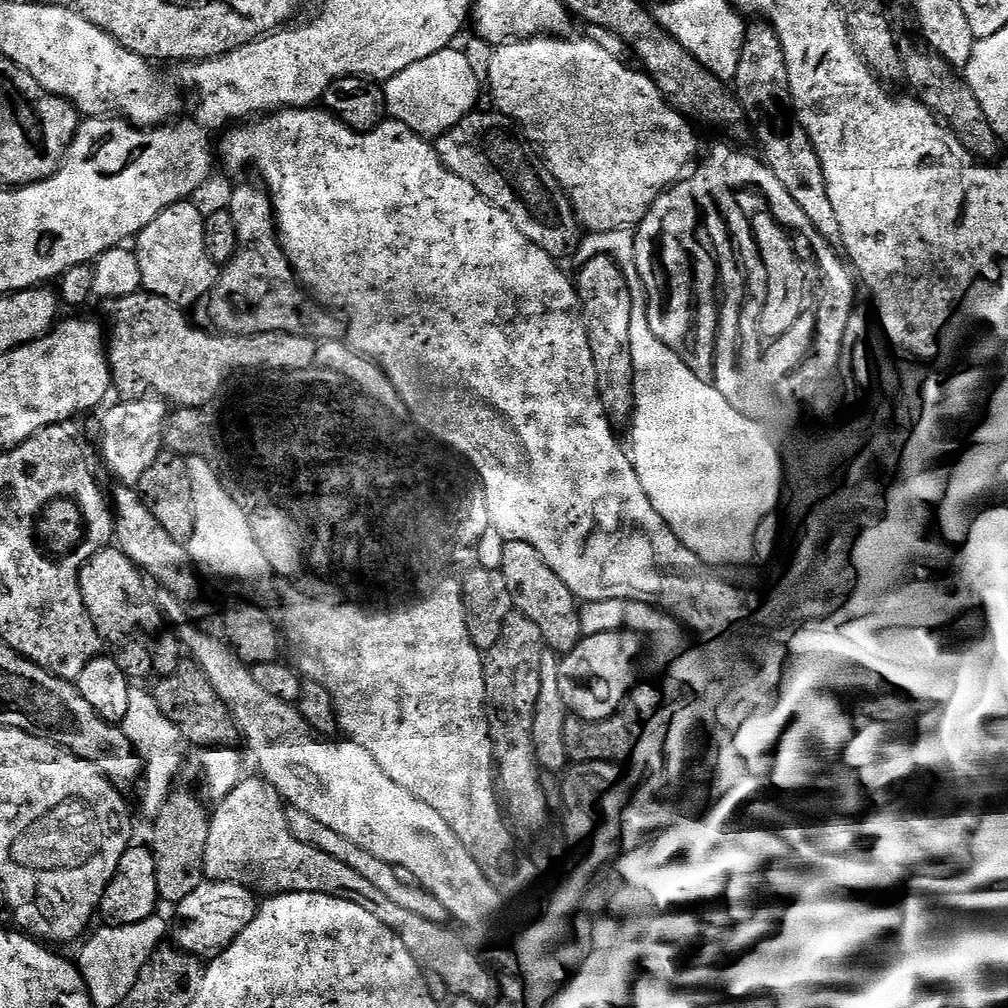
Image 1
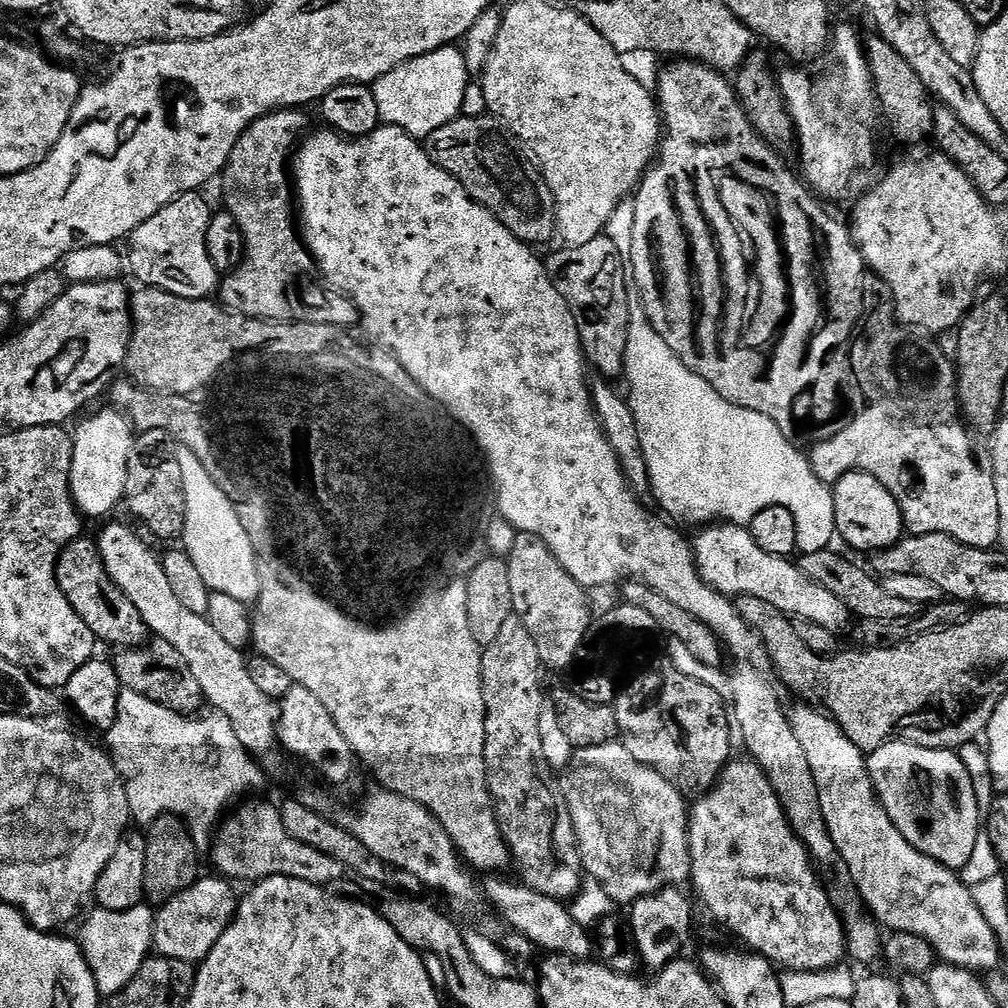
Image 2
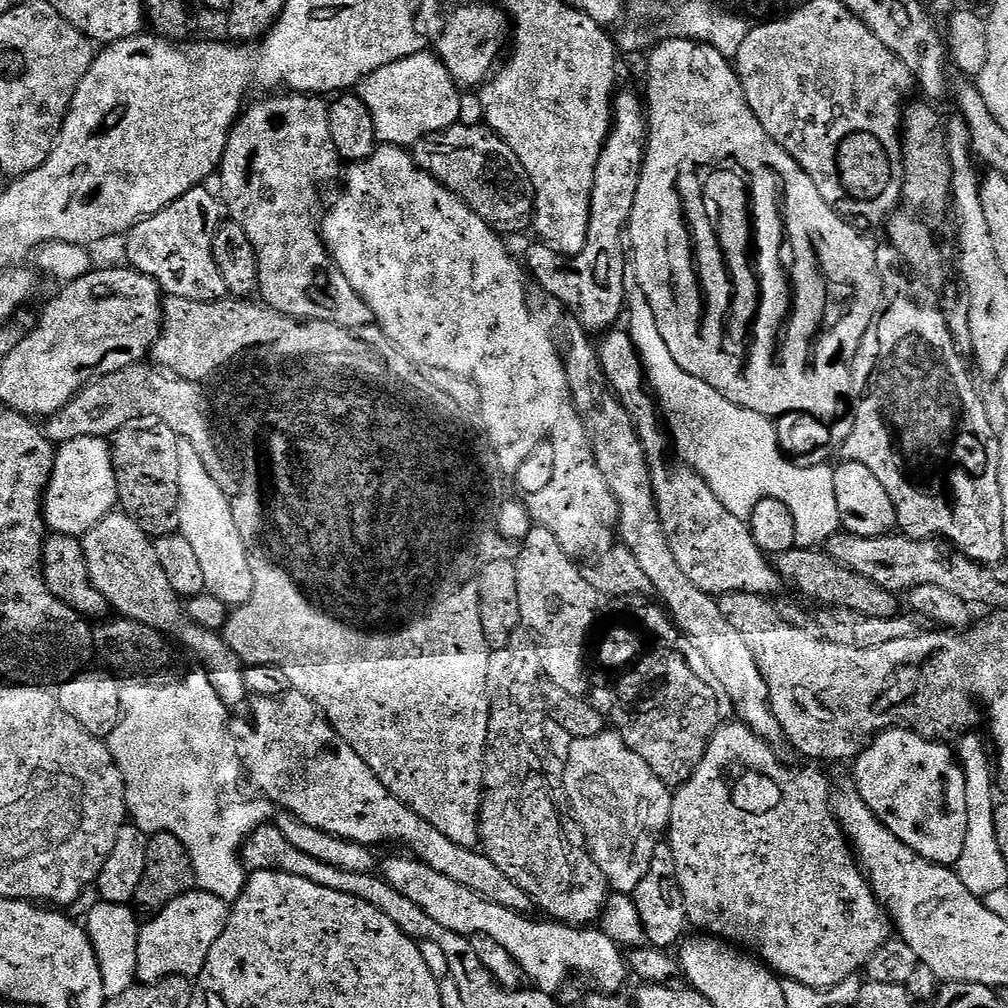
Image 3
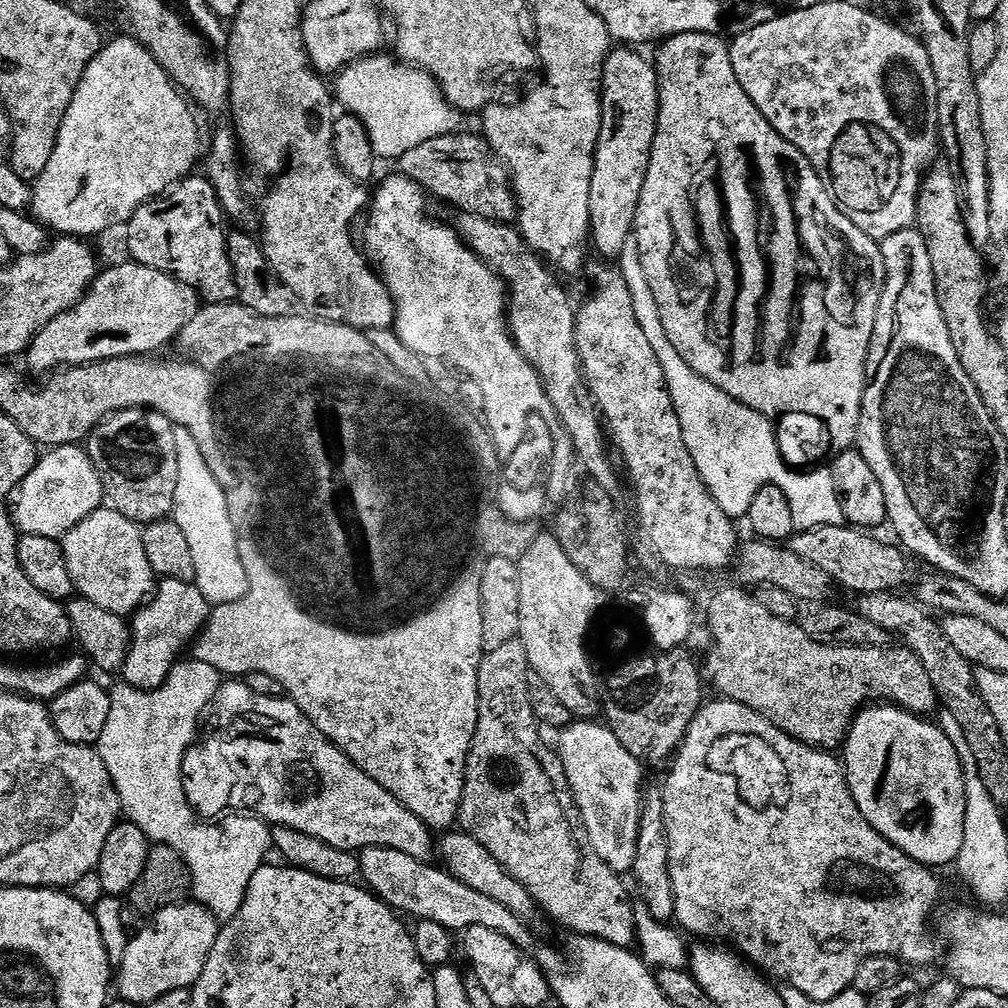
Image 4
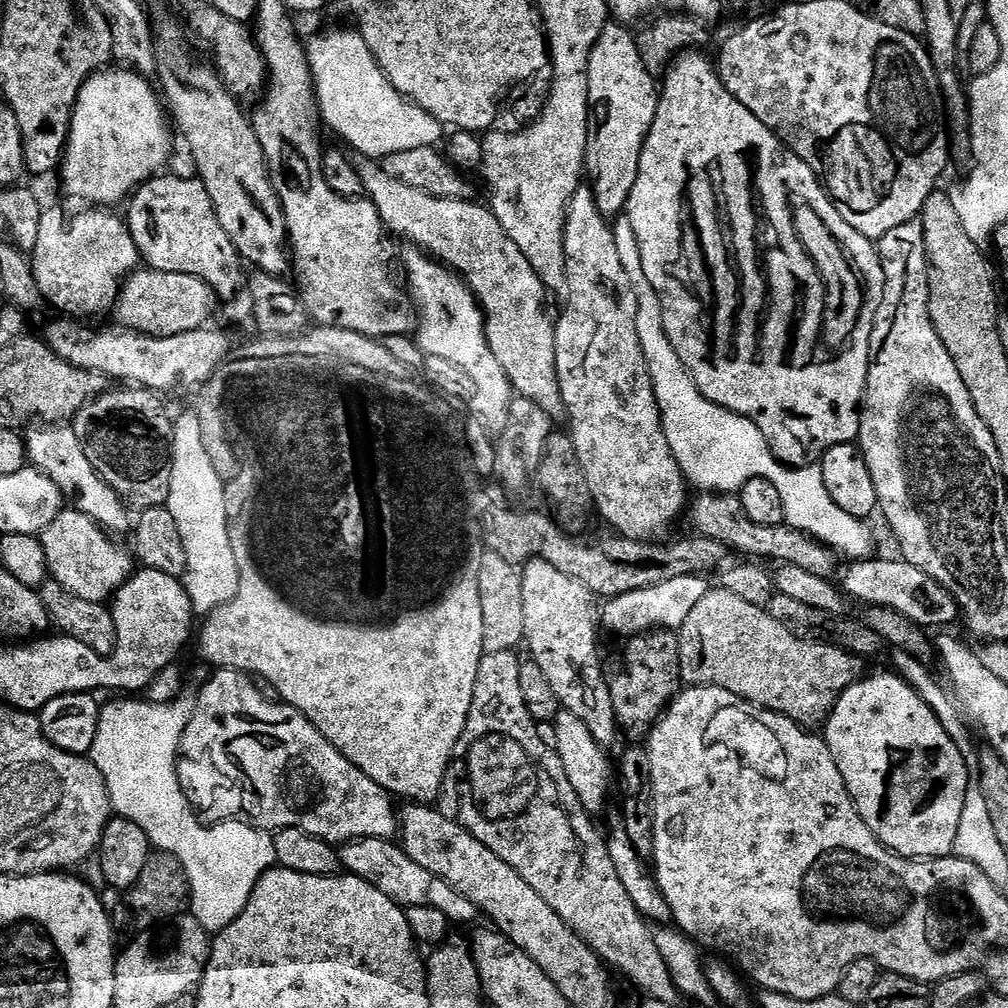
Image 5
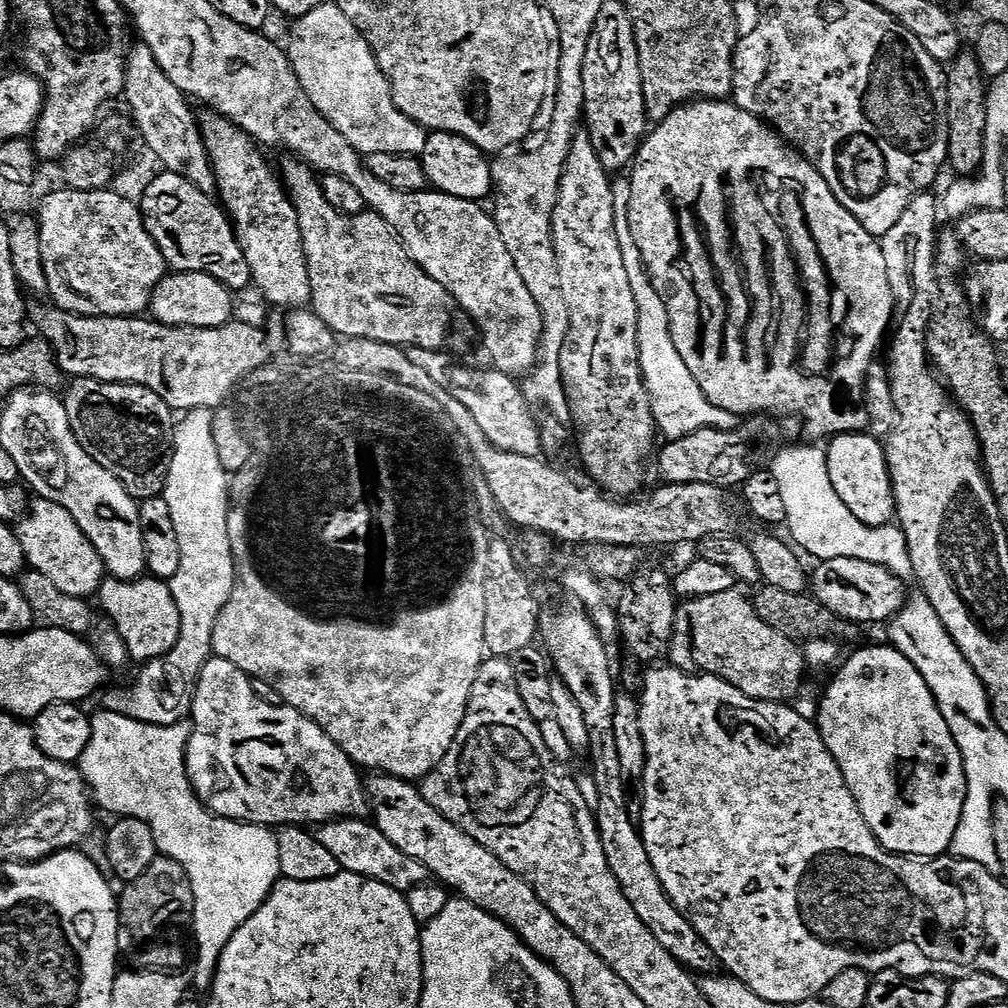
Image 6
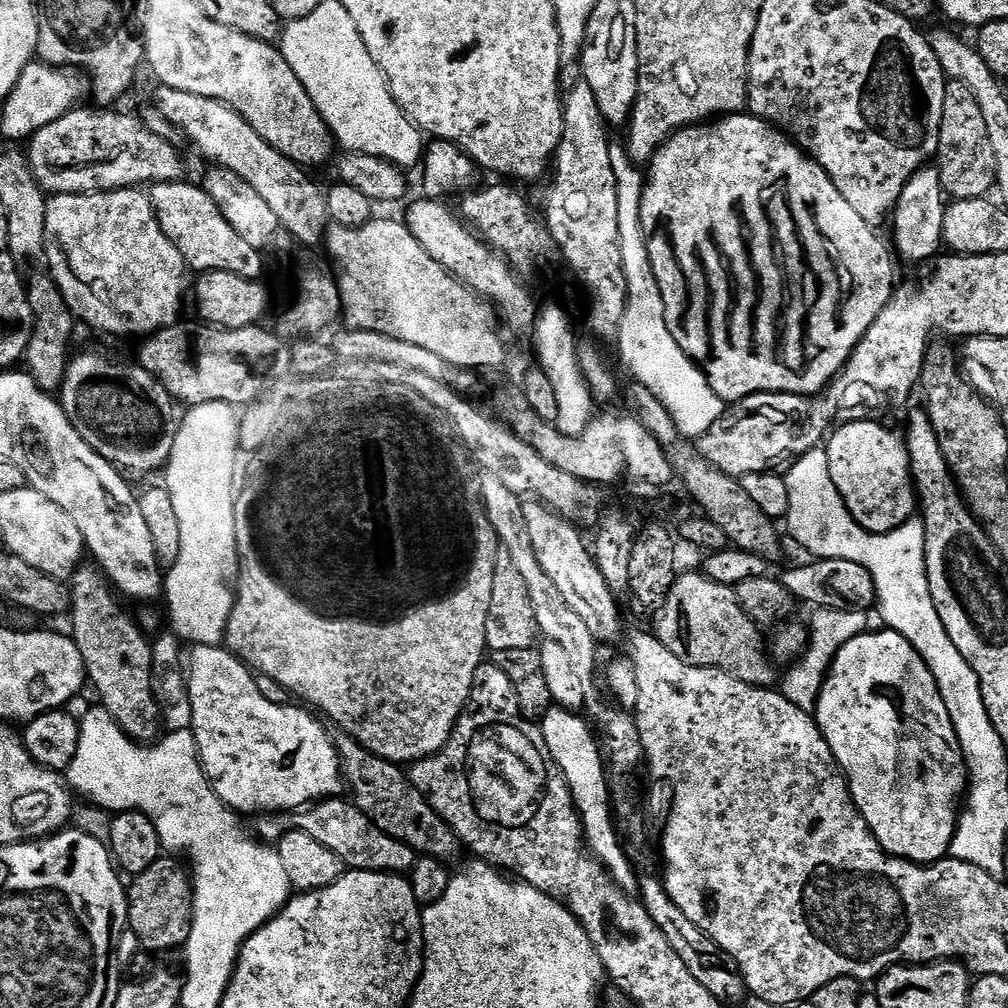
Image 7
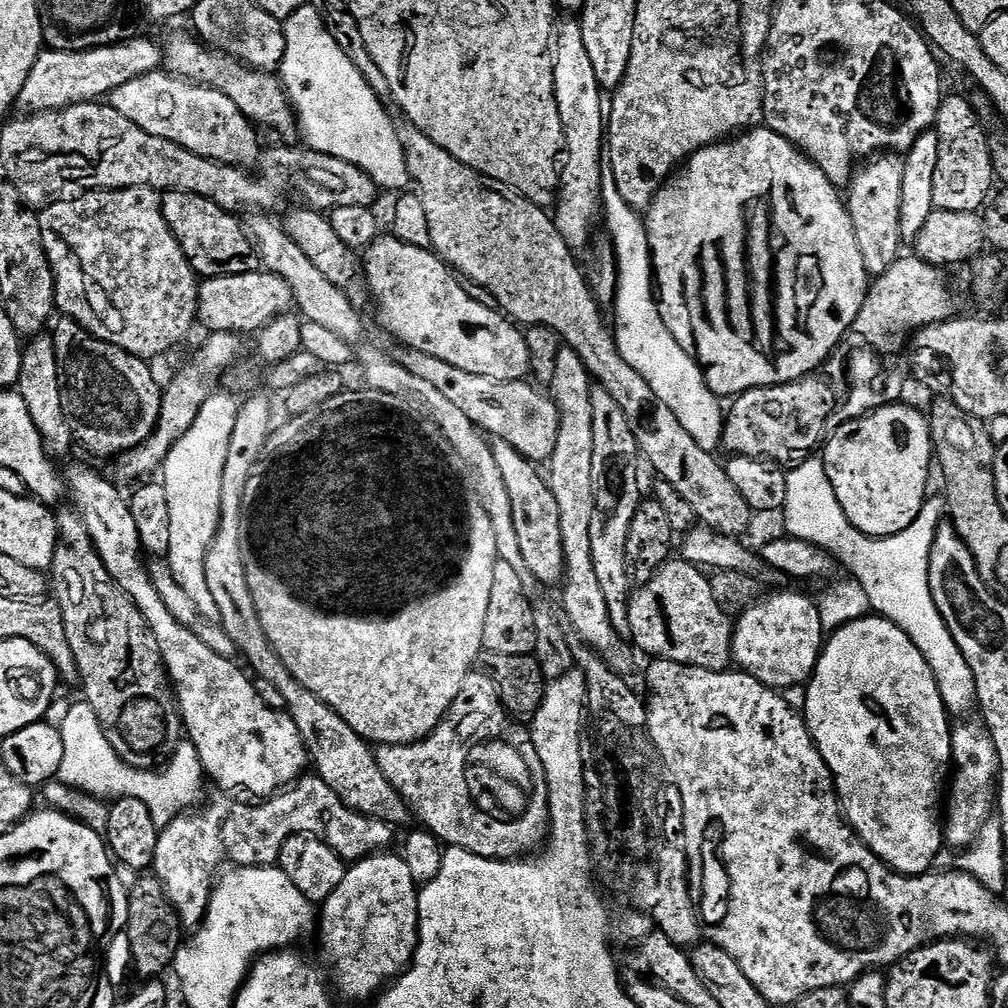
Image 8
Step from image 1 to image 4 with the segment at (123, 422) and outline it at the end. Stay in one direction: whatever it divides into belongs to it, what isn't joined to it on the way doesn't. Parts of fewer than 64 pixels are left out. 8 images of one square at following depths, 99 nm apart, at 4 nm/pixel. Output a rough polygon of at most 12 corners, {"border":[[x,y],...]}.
{"border":[[81,445],[45,453],[17,489],[23,535],[60,540],[103,507]]}

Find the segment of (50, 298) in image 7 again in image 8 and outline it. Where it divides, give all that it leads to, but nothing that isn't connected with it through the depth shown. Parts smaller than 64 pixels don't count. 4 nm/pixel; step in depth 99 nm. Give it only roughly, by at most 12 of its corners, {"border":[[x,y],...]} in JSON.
{"border":[[51,335],[23,349],[18,391],[53,457],[74,445]]}

